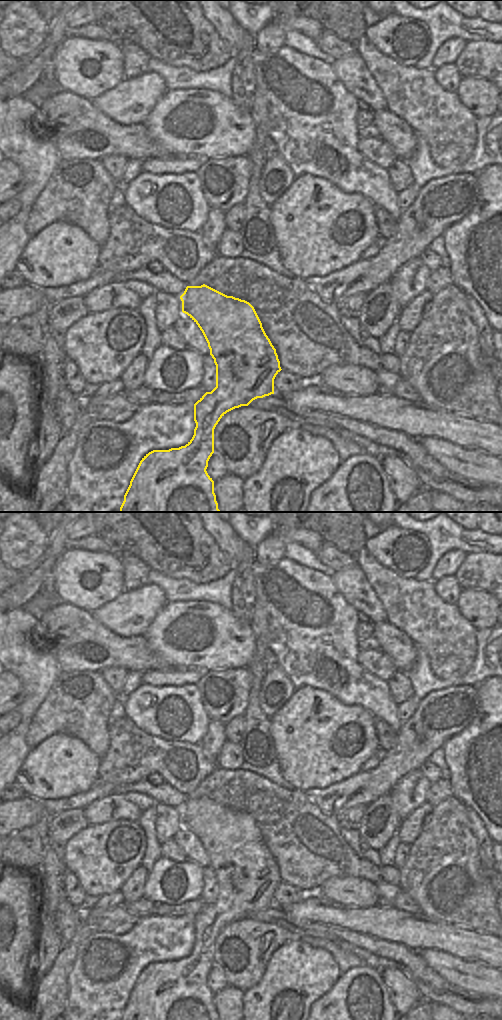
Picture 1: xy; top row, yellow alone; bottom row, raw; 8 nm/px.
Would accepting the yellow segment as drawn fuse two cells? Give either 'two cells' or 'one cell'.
one cell

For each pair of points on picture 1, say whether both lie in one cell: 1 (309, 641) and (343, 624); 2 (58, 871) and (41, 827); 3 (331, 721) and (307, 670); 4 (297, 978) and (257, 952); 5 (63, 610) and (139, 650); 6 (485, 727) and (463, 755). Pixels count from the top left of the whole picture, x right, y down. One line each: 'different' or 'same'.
1: same
2: same
3: different
4: different
5: same
6: same

